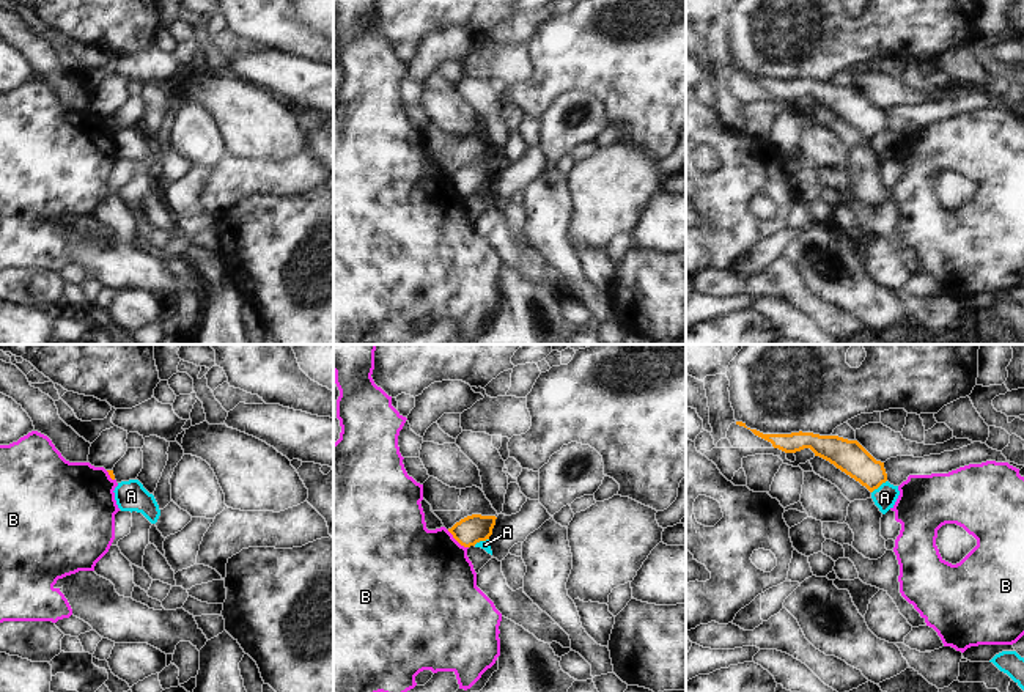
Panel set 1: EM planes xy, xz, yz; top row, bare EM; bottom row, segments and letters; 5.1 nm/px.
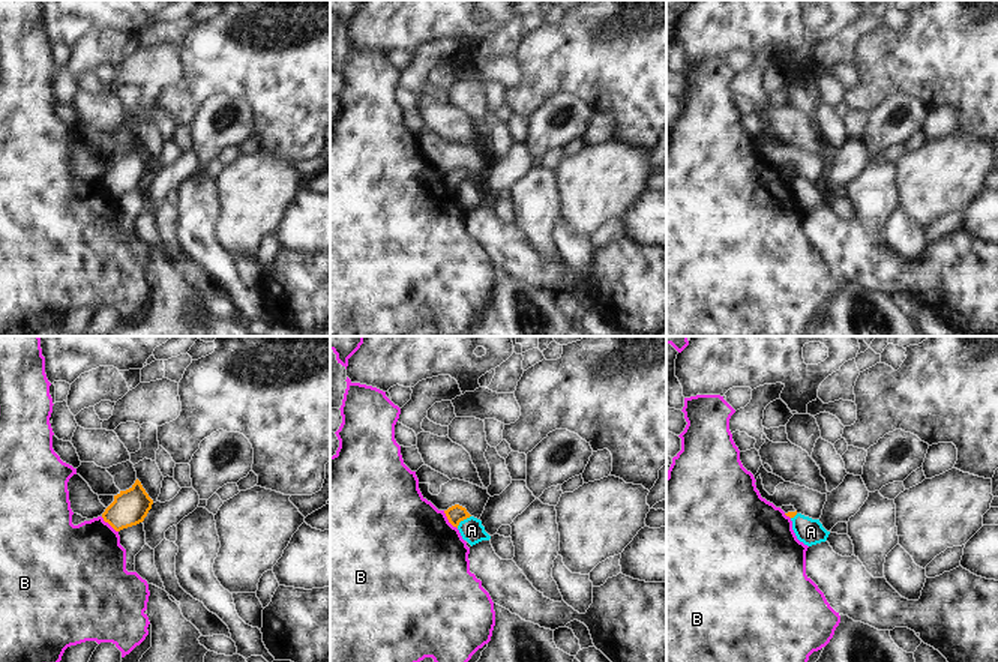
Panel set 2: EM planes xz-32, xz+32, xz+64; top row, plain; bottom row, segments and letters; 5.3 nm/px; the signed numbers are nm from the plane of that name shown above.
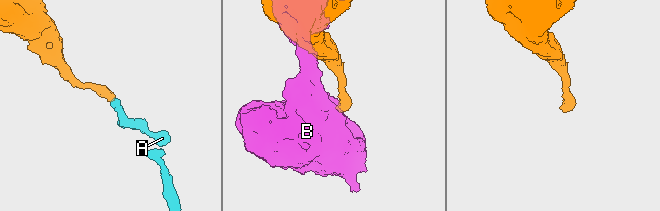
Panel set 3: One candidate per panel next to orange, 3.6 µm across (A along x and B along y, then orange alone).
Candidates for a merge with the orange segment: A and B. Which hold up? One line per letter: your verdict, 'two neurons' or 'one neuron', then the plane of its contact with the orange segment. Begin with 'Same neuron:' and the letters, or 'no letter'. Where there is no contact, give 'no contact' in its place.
Same neuron: no letter
A: two neurons; meets orange in yz
B: two neurons; meets orange in xz

